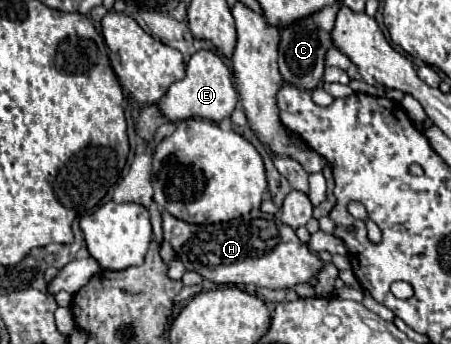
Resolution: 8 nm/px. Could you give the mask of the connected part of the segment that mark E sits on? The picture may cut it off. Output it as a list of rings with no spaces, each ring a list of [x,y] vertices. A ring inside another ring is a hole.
[[[197,50],[187,64],[185,78],[171,84],[169,92],[159,102],[159,108],[171,122],[185,120],[189,116],[199,116],[199,118],[207,118],[213,122],[221,122],[223,118],[229,118],[233,114],[235,104],[237,104],[237,90],[233,84],[231,70],[213,50]]]

